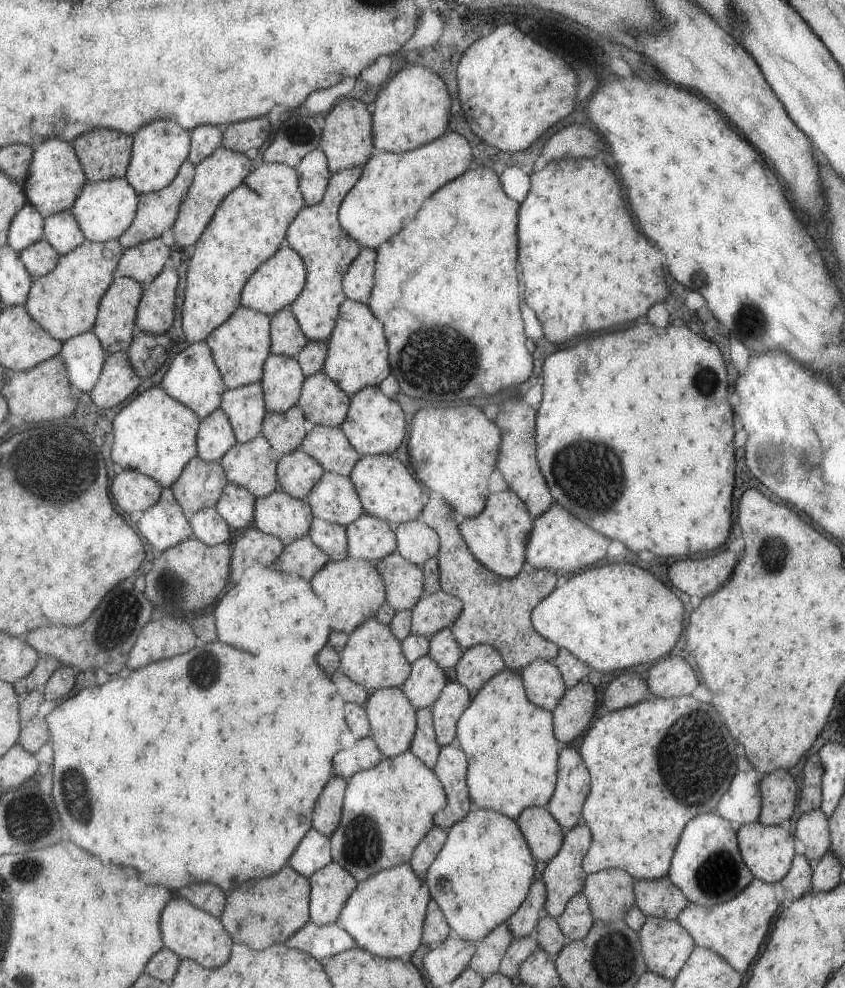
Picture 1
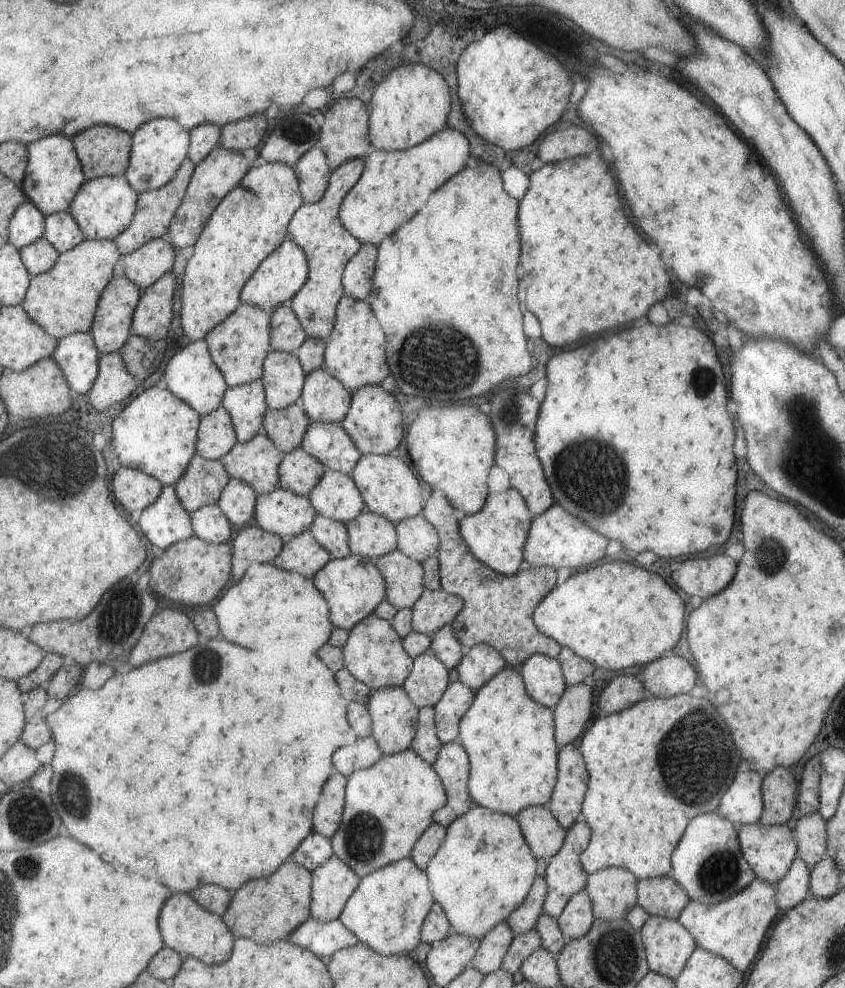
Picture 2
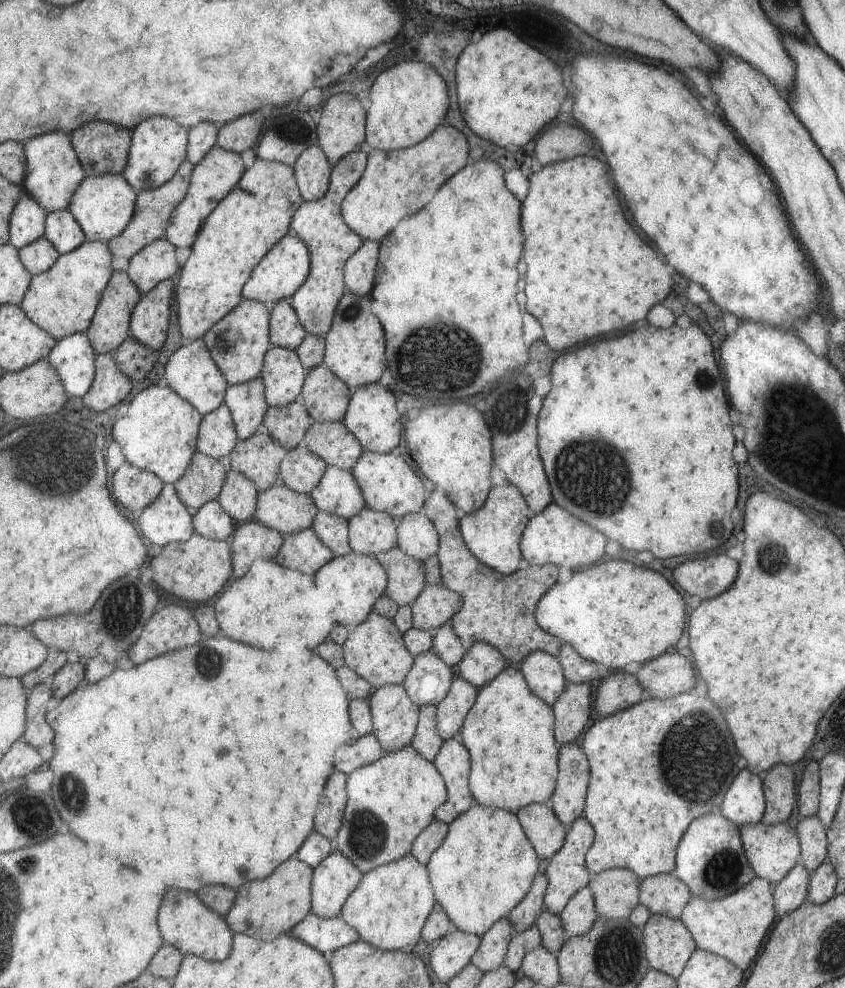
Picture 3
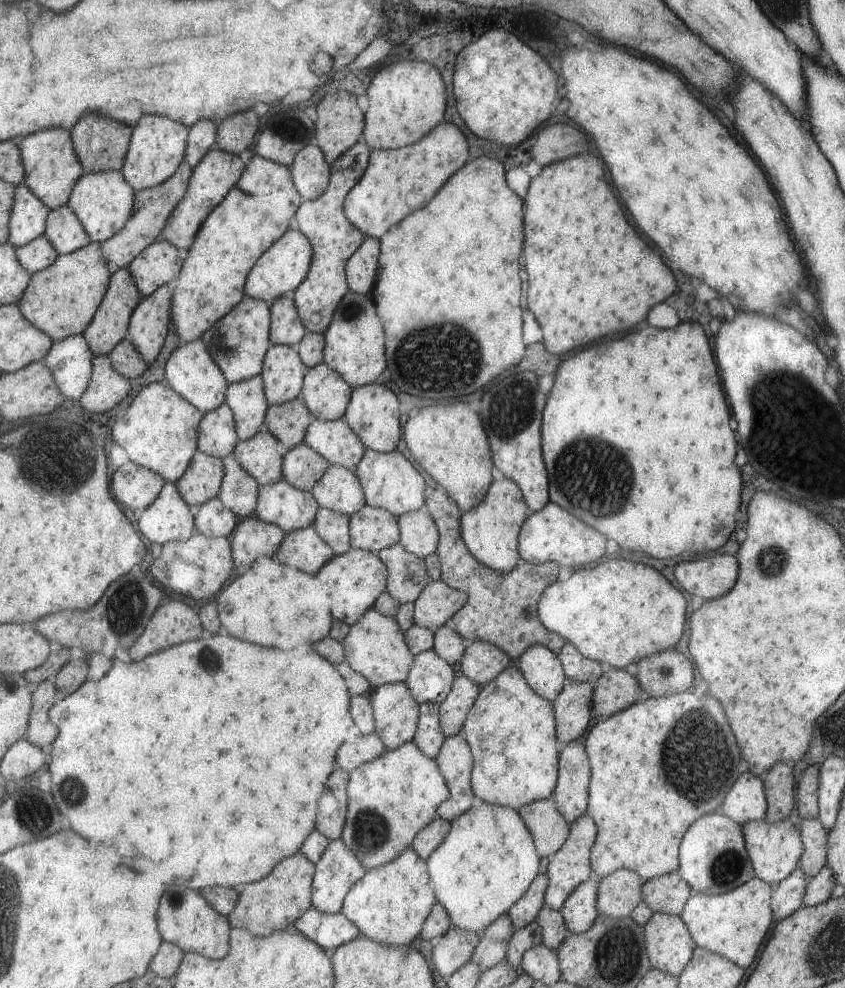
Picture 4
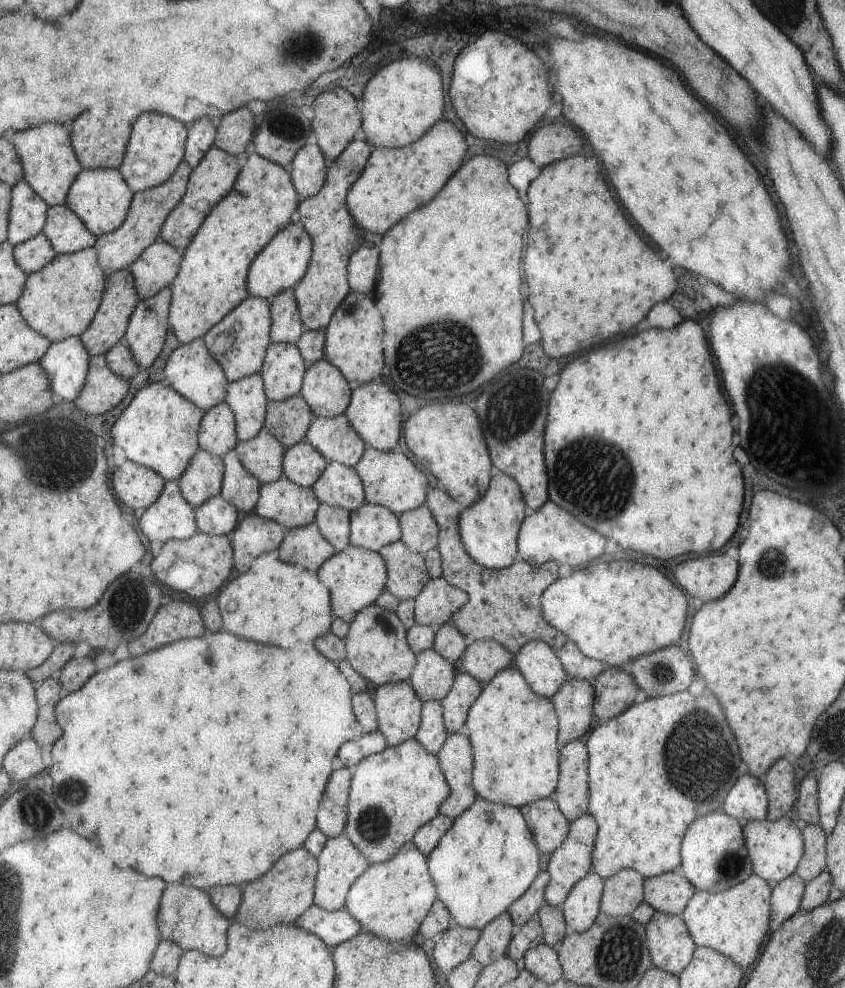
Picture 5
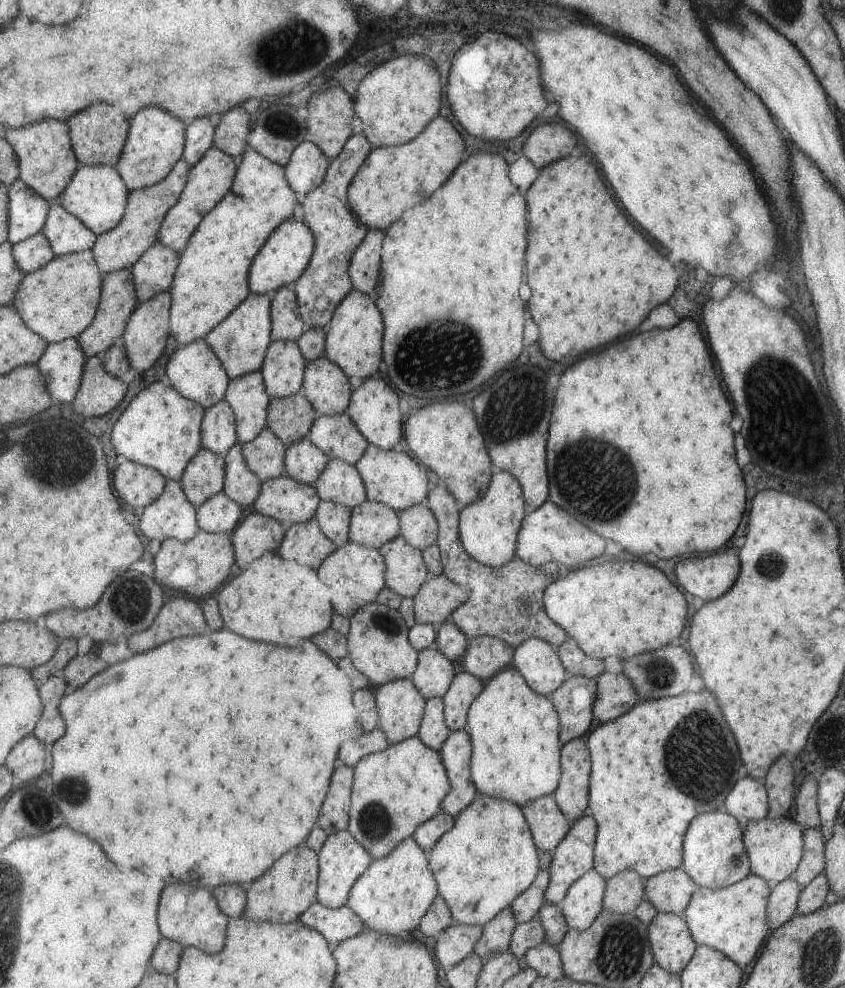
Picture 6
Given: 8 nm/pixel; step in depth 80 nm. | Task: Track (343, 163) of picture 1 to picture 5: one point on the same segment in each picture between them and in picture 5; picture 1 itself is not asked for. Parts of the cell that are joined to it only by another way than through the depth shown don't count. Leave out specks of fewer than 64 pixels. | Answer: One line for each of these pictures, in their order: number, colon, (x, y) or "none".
2: (343, 136)
3: (340, 130)
4: (339, 125)
5: (336, 118)

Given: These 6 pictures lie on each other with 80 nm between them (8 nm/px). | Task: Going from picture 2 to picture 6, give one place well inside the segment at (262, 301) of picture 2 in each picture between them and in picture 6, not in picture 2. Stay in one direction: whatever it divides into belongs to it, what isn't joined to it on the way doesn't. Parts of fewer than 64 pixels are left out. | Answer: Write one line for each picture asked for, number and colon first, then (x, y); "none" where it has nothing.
3: (280, 272)
4: (281, 268)
5: (282, 263)
6: (285, 254)

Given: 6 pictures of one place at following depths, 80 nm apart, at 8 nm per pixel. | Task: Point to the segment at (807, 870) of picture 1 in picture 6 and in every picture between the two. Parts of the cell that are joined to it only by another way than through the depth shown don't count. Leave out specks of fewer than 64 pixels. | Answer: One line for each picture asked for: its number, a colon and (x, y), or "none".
2: (793, 886)
3: (791, 890)
4: (787, 895)
5: (785, 896)
6: (781, 903)

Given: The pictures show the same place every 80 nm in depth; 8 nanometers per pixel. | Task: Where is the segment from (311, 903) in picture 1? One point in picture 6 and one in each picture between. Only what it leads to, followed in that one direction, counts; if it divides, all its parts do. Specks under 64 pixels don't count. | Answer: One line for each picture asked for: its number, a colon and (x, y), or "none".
2: (331, 884)
3: (334, 878)
4: (337, 869)
5: (339, 863)
6: (341, 860)

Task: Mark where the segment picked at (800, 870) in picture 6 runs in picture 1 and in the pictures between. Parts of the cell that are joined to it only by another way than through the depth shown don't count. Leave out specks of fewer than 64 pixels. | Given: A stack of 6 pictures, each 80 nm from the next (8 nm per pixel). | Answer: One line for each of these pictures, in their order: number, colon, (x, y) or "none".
1: (812, 830)
2: (810, 830)
3: (811, 833)
4: (812, 834)
5: (813, 860)

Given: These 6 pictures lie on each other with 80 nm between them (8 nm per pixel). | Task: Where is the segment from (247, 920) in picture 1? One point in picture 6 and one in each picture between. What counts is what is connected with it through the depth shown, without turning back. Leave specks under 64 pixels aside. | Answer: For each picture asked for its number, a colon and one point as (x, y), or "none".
2: (264, 910)
3: (264, 909)
4: (273, 903)
5: (285, 891)
6: (288, 887)

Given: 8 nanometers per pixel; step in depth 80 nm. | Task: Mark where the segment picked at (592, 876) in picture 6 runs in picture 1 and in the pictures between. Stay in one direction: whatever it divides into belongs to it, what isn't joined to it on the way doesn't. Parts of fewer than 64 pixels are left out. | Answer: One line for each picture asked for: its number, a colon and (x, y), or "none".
1: (576, 918)
2: (576, 917)
3: (577, 916)
4: (579, 911)
5: (582, 904)

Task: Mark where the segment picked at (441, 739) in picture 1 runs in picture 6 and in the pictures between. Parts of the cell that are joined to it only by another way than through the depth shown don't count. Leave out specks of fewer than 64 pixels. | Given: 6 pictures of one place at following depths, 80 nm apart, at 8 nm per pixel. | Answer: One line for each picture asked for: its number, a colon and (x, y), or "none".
2: (456, 698)
3: (450, 711)
4: (452, 711)
5: (464, 689)
6: (464, 688)

